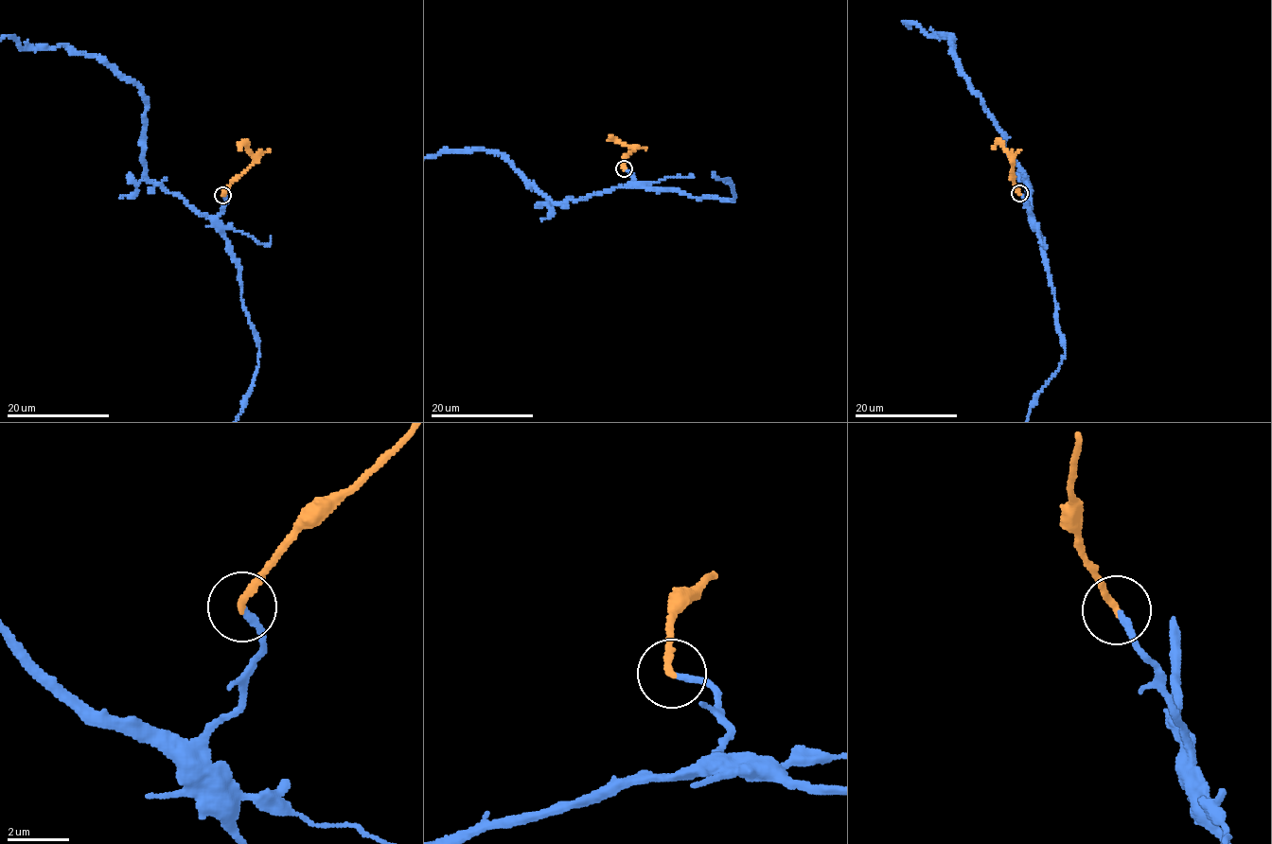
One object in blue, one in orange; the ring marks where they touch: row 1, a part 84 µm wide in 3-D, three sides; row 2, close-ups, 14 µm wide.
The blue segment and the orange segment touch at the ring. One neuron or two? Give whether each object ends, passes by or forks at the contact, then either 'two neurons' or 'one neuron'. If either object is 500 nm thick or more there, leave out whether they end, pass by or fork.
blue ends | orange ends | one neuron

